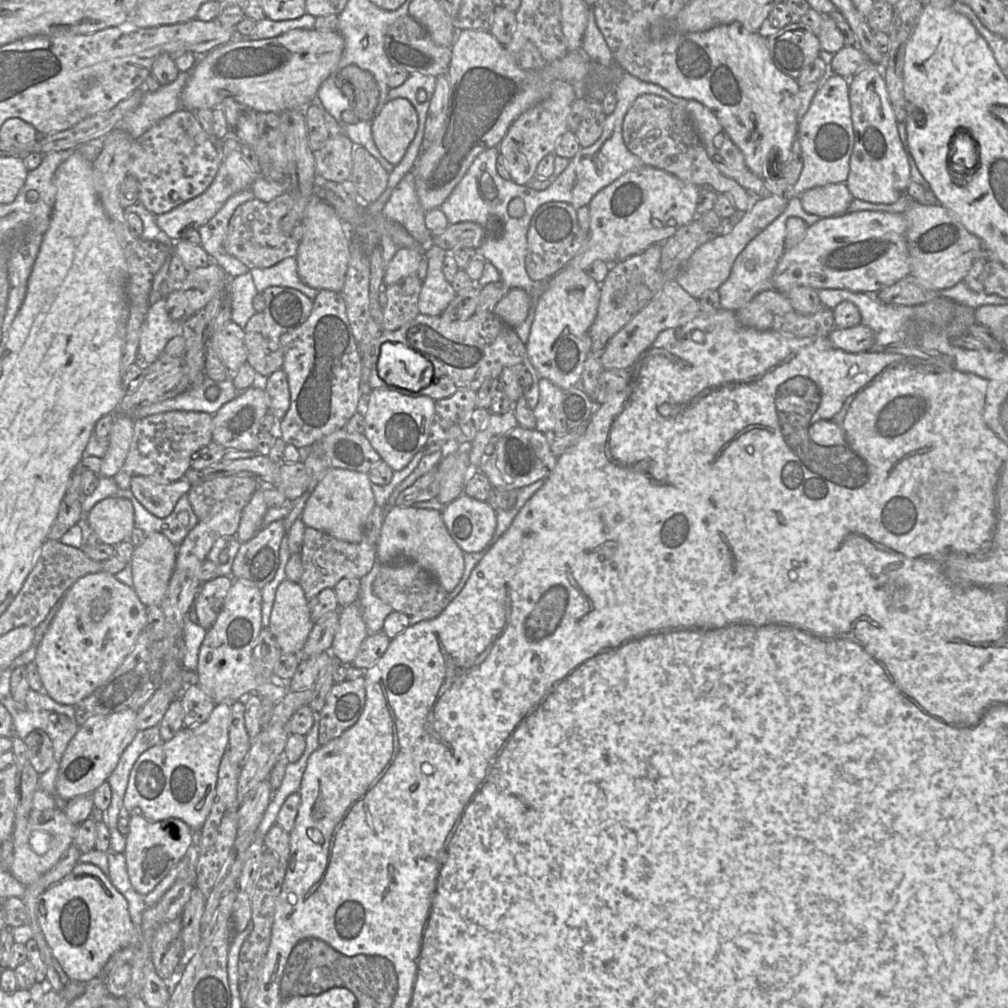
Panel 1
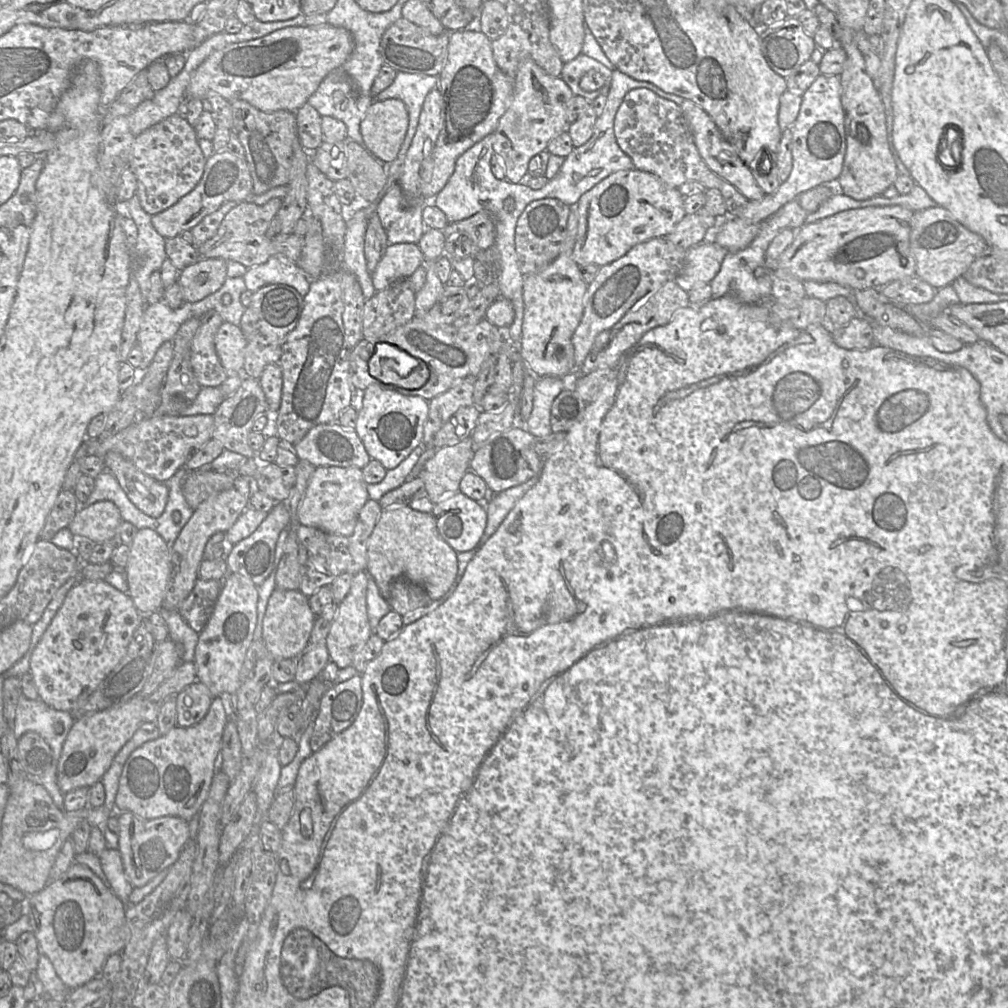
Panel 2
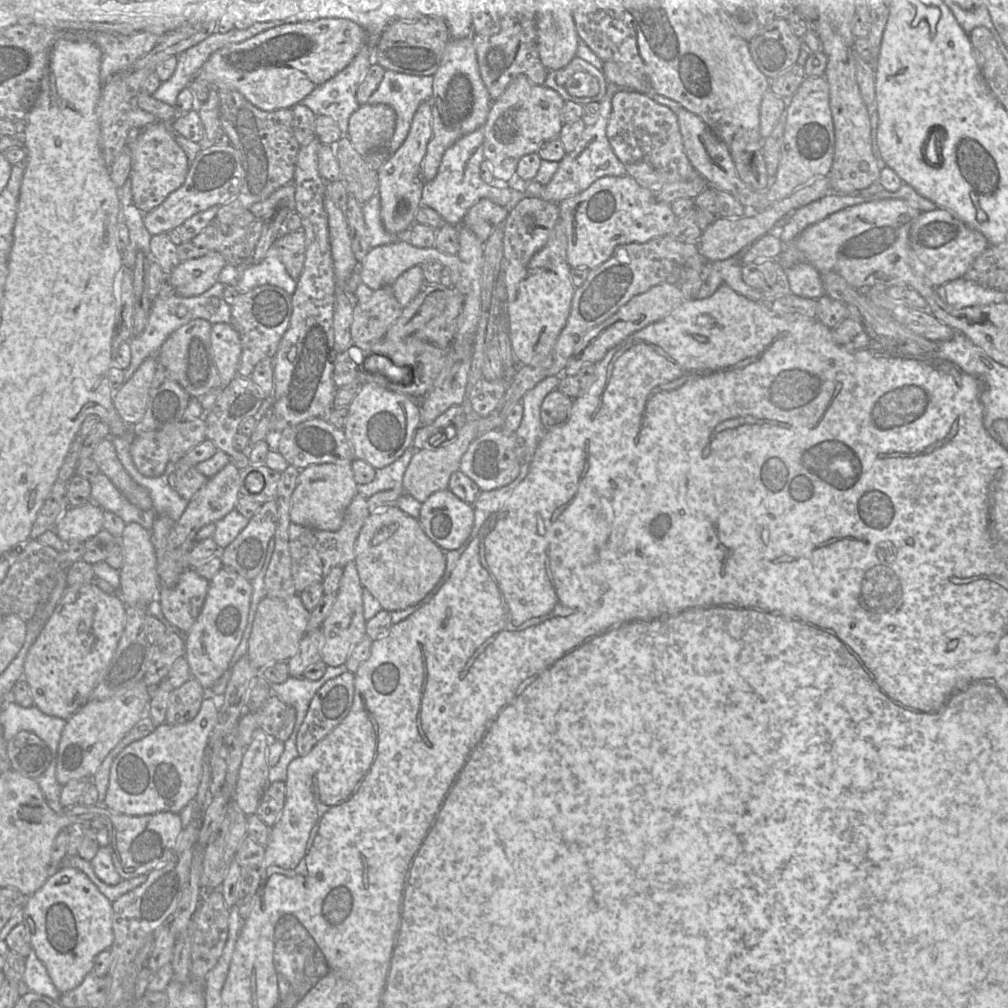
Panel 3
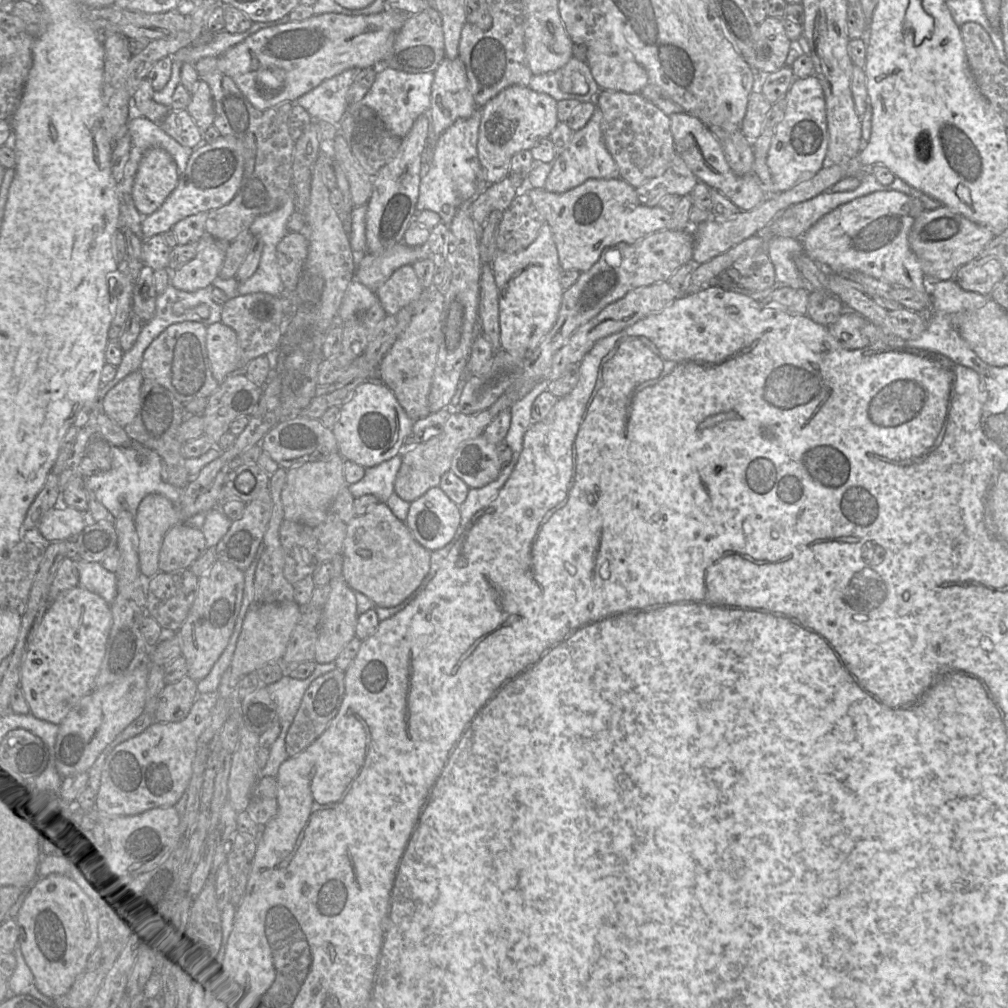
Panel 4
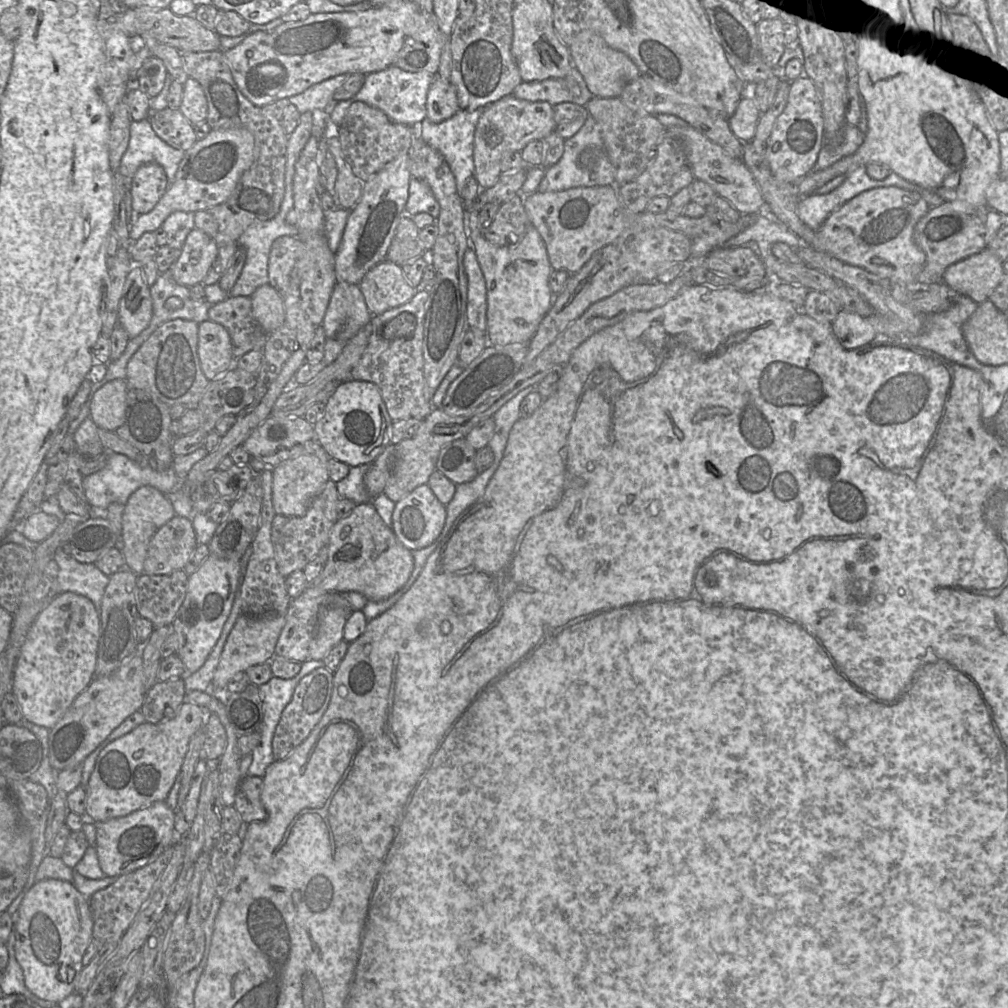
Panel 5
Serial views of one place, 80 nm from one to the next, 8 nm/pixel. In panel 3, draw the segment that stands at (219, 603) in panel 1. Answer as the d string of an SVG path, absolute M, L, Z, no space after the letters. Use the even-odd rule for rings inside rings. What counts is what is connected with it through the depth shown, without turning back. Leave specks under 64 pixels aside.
M186 569L173 588L160 588L158 601L169 623L187 633L199 616L209 581L199 576L194 569Z

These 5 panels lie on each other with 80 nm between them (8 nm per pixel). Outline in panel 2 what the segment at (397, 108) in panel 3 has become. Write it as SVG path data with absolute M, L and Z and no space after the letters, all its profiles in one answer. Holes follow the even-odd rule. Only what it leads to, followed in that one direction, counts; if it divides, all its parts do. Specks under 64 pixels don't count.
M398 71L393 83L374 97L376 101L400 99L406 106L409 124L398 156L405 156L416 132L423 102L426 96L436 88L437 80L436 76Z

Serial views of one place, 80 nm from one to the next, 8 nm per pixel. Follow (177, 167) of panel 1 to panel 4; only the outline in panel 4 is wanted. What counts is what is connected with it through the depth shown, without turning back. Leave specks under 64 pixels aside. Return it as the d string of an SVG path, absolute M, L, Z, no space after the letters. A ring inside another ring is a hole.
M150 148L141 158L132 186L132 199L138 212L147 216L155 212L175 189L180 179L172 156L162 148Z

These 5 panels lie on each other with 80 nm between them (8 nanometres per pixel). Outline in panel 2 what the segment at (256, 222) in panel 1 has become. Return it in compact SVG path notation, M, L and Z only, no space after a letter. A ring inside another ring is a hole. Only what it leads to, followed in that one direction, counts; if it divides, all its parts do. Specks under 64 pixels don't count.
M273 198L264 205L257 205L251 201L237 203L224 217L217 233L197 247L203 258L221 258L225 261L232 260L249 268L265 263L271 256L283 254L290 261L297 263L303 243L303 236L293 233L269 238L266 234L271 220L274 218L282 205L281 198Z

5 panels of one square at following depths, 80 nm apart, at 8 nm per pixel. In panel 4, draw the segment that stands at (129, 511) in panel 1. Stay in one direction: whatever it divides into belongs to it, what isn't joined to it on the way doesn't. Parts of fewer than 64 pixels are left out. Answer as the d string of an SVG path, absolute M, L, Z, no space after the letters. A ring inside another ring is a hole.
M60 495L60 505L46 512L36 529L51 542L67 541L95 522L87 512L67 507Z

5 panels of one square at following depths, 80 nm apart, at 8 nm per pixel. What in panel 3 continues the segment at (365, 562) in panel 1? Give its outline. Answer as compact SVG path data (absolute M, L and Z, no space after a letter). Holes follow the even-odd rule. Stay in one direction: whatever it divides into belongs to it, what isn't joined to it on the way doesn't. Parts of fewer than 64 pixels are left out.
M357 494L347 507L343 524L338 531L317 530L293 522L290 523L288 534L291 572L298 594L312 584L322 583L334 567L344 568L348 563L354 562L355 543L370 514L366 499Z

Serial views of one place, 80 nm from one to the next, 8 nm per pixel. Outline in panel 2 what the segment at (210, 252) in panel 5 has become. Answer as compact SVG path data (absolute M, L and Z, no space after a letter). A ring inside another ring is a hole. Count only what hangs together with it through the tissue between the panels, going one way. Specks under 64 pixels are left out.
M203 258L179 271L177 283L184 302L197 302L216 292L226 278L225 260Z

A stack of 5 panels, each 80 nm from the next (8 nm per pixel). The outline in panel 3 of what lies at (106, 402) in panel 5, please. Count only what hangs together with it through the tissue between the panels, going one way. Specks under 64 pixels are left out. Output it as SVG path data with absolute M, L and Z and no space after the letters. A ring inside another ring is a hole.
M149 356L132 377L116 389L113 405L126 424L134 425L143 418L157 365L156 357Z

